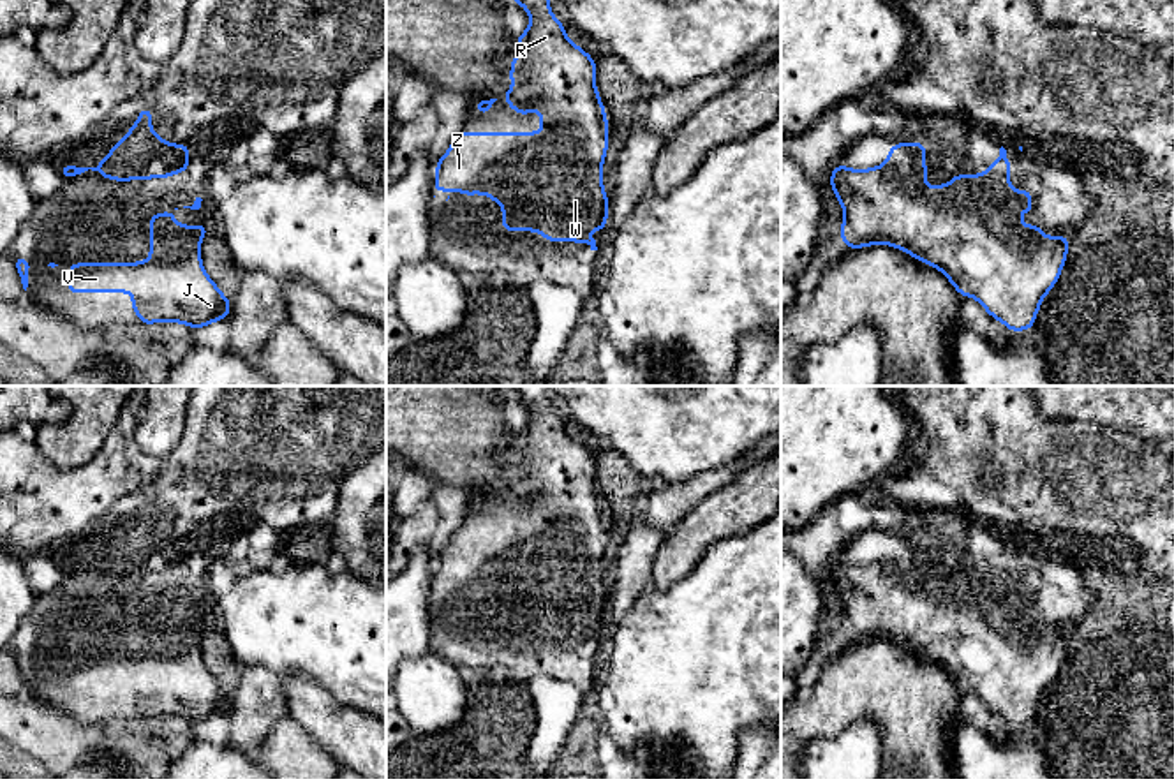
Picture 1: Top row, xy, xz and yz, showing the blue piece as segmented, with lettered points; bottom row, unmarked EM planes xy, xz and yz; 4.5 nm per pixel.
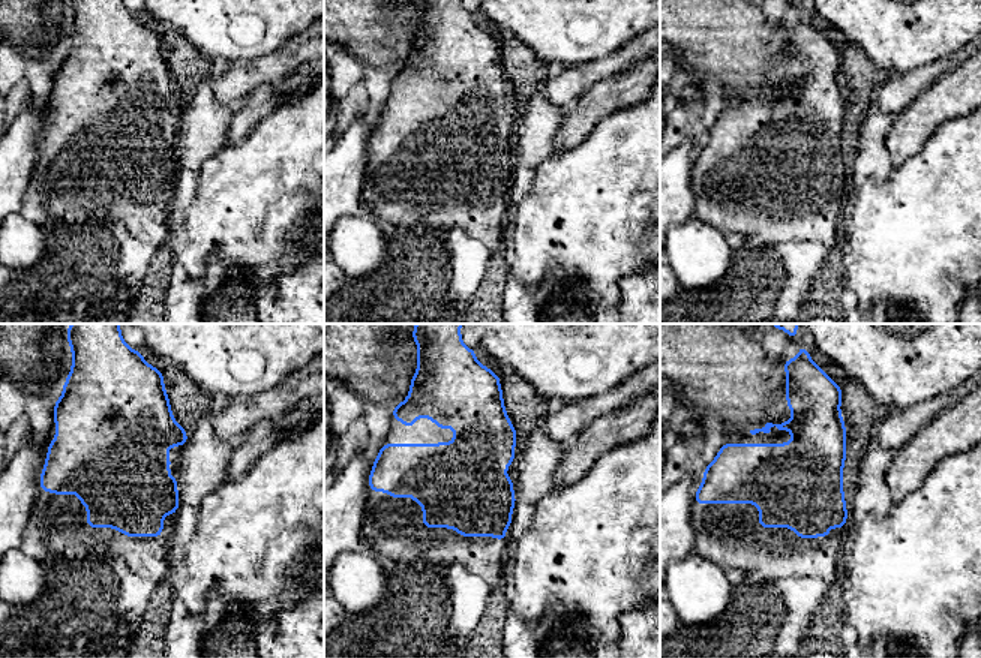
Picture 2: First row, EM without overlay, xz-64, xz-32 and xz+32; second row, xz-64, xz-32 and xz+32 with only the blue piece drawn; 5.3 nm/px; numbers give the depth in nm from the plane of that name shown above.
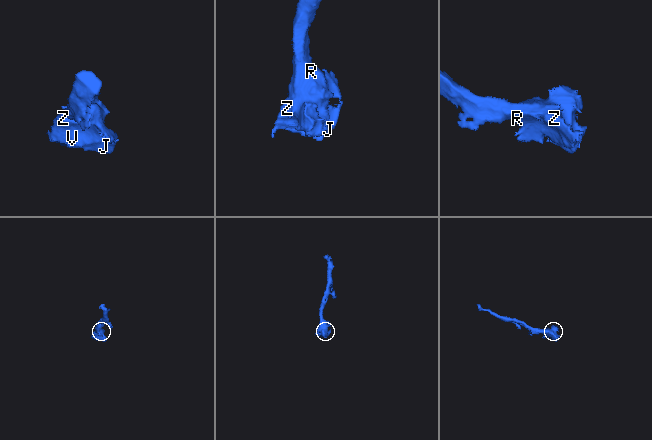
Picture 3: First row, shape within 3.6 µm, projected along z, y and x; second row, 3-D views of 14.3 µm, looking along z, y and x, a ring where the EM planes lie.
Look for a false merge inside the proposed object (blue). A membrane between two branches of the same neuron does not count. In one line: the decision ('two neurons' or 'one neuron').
one neuron

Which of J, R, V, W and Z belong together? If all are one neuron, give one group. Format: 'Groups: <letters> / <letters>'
Groups: J R V W Z

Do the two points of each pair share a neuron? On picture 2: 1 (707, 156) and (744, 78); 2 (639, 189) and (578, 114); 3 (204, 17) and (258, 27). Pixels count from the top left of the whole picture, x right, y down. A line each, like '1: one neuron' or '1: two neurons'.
1: two neurons
2: two neurons
3: one neuron

